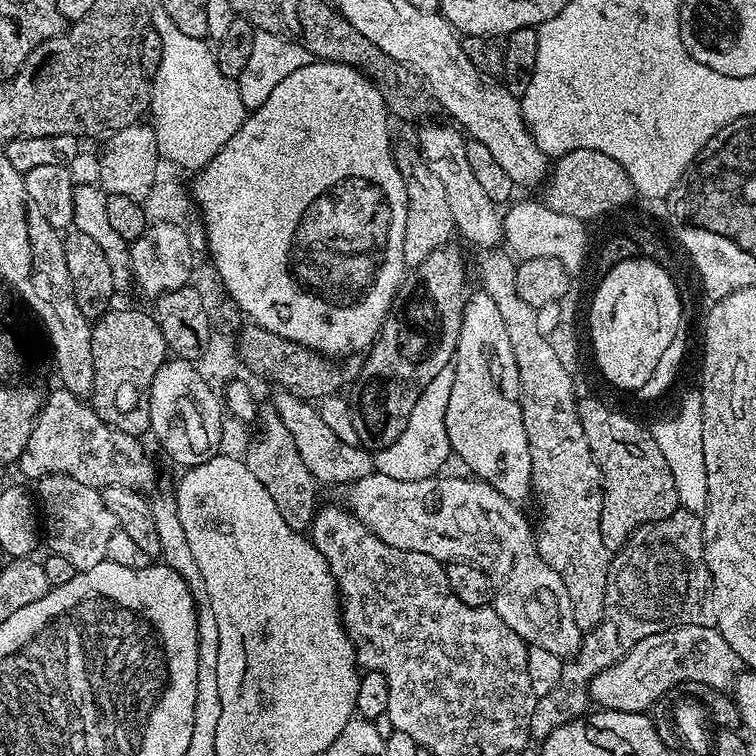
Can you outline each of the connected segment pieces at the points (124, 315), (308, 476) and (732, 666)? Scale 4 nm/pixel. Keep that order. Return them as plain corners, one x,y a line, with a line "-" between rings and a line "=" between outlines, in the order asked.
113,307
92,324
90,350
94,362
90,403
98,418
114,426
114,430
122,430
122,434
143,437
143,432
147,433
152,427
148,399
154,374
158,374
170,352
155,315
140,308
=
272,406
259,409
259,424
260,429
253,434
252,441
248,444
248,453
243,453
242,459
254,474
254,478
258,478
262,486
266,486
266,494
274,498
274,506
278,506
278,514
286,518
286,526
301,534
307,533
318,511
318,503
316,504
318,481
299,456
294,438
=
668,628
665,632
642,638
621,660
594,674
588,683
588,694
591,703
600,710
647,713
679,684
705,684
717,690
728,690
741,671
742,665
734,650
730,650
730,642
722,638
717,628

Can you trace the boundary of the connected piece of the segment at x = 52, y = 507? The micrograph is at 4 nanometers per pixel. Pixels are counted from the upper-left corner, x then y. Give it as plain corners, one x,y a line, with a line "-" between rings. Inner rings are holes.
50,472
35,481
34,492
38,497
38,512
42,517
42,536
46,544
48,540
47,551
51,555
74,562
77,570
98,566
108,559
106,546
118,531
118,525
114,514
106,510
104,497
97,489
82,486
78,478

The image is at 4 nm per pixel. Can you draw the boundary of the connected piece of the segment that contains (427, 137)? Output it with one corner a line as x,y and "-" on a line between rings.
451,123
427,124
423,125
425,128
420,132
418,147
426,166
430,166
430,170
434,170
434,175
442,181
450,214
454,214
456,232
464,235
479,250
495,249
504,239
504,222
498,205
490,202
490,197
482,191
482,186
474,178
466,158
465,133

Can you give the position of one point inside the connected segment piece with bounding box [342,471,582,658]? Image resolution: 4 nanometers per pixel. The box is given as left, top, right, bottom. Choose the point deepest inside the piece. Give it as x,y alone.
451,519

